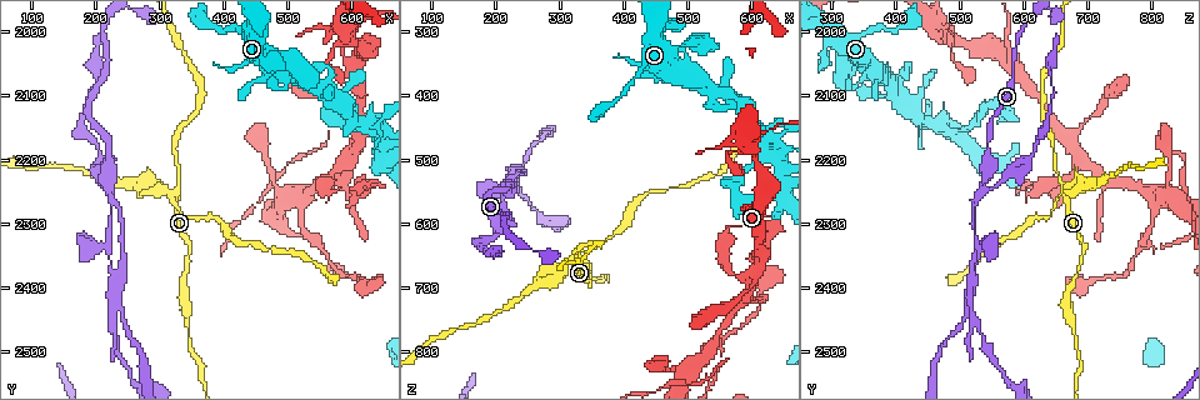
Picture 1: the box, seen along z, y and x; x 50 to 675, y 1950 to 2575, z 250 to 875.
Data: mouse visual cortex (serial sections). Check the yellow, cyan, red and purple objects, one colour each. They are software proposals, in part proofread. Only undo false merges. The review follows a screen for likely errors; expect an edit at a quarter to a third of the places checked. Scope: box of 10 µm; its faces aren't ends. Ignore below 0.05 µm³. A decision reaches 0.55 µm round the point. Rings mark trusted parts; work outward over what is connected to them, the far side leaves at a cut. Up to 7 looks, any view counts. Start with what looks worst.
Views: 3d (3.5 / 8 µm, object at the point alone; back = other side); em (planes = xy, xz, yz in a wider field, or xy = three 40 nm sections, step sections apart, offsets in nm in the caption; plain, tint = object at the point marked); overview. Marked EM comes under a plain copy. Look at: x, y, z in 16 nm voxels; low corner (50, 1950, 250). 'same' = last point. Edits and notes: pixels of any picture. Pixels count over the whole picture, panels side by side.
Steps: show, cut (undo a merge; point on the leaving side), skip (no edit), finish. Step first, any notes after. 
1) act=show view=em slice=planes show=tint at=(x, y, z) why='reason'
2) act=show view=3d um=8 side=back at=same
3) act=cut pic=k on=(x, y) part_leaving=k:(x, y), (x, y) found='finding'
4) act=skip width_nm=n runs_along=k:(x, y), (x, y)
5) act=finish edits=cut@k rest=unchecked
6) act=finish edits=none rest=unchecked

act=show view=3d um=8 at=(220, 2245, 540) why='abrupt turn'

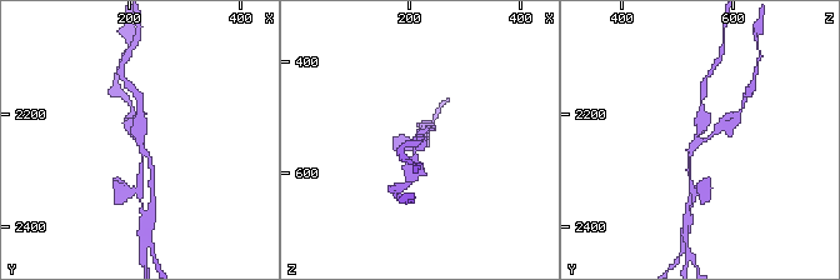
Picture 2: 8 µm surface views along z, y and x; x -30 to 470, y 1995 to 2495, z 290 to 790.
act=show view=em slice=planes show=tint at=same arms=4 arm_widths_nm=100,100,200,250

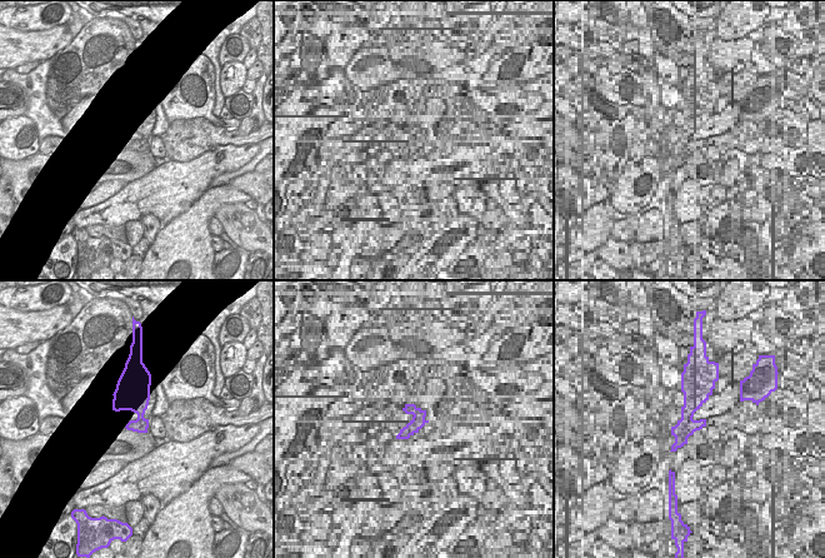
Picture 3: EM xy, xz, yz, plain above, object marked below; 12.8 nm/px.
act=cut pic=2 on=(695, 191) width_nm=280 border=3:(138, 417), (143, 418) found='two cells meet here'

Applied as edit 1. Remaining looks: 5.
act=show view=3d um=3.5 at=(635, 2145, 480) why='sharp bend'

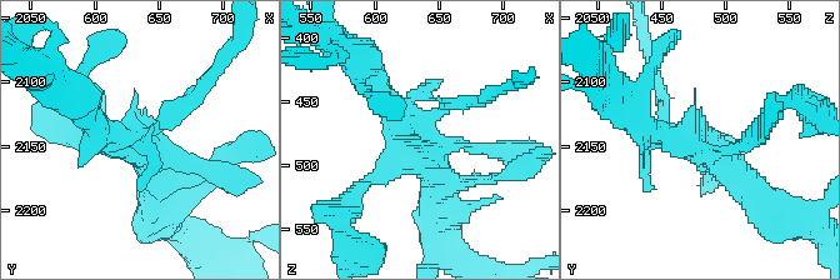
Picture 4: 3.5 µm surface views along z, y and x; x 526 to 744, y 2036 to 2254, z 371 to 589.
act=show view=em slice=xy step=2 show=tint at=(636, 2150, 480) why='shape alone is not enough'

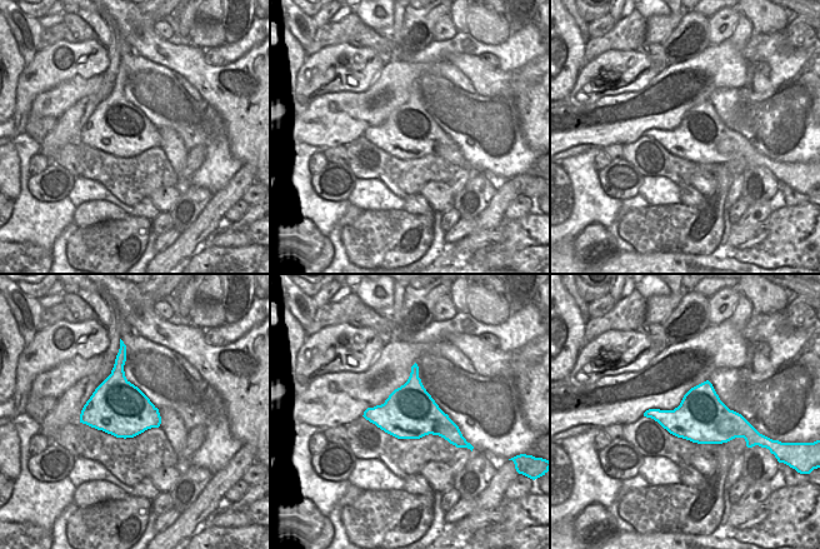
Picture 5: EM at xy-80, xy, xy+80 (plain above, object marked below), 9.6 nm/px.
act=cut pic=4 on=(194, 98) width_nm=500 part_leaving=4:(160, 126), (188, 99), (188, 88) found='two cells meet here'

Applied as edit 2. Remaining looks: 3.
act=show view=overview why='redraw'

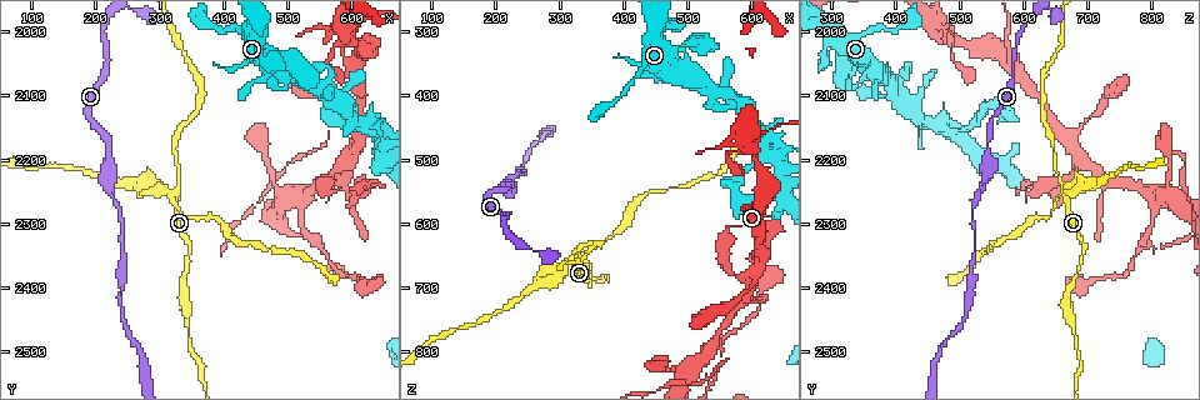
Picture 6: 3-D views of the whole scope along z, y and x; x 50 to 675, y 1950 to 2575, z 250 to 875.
act=show view=3d um=3.5 at=(600, 2195, 685) why='branch point'

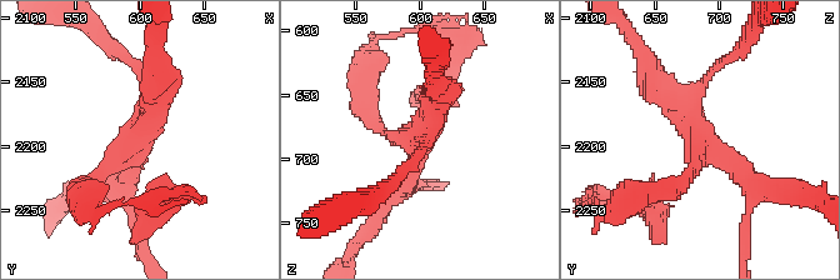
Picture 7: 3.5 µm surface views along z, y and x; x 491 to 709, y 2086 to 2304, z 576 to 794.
act=show view=em slice=xy step=2 show=tint at=(592, 2196, 684) why='shape alone is not enough'

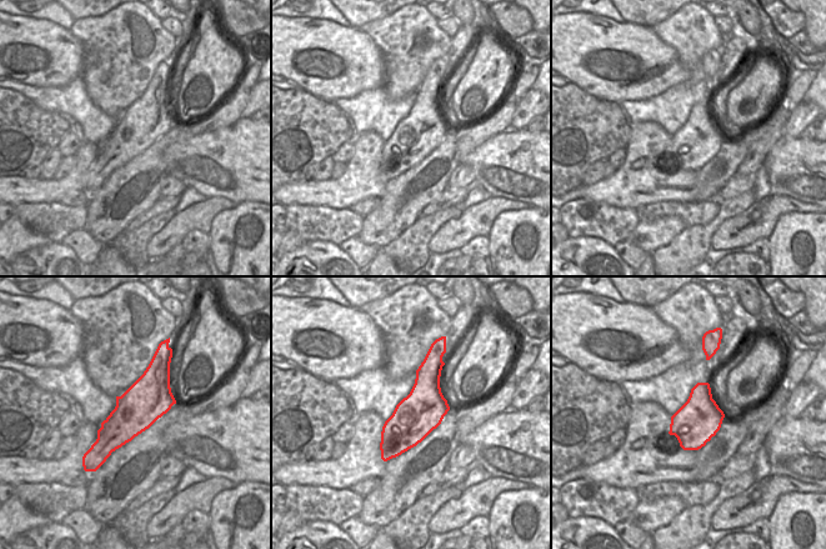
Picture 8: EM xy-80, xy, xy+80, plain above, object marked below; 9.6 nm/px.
act=skip arms=3 arm_widths_nm=200,250,250 runs_along=7:(653, 78), (704, 146), (761, 189) found='all the same cell'

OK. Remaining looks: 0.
act=finish edits=cut@2,cut@4 rest=unchecked

